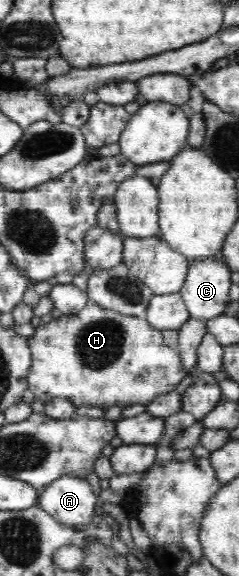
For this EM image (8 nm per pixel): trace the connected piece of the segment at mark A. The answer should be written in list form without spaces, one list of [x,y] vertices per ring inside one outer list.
[[[61,477],[40,491],[38,506],[61,524],[75,528],[93,522],[97,499],[87,479]]]

